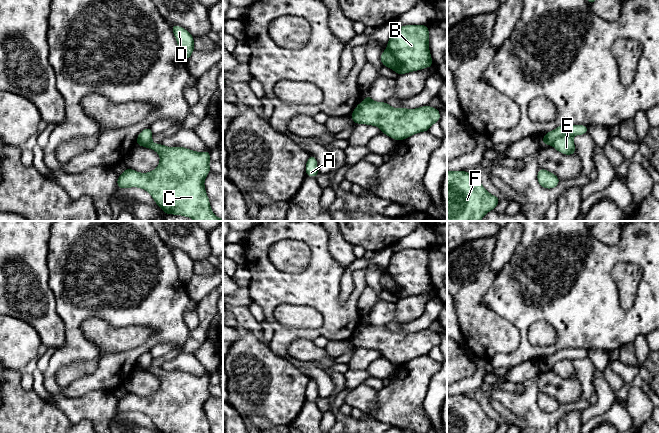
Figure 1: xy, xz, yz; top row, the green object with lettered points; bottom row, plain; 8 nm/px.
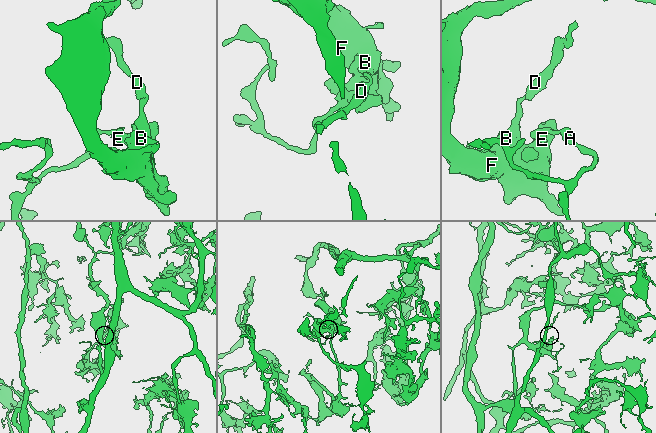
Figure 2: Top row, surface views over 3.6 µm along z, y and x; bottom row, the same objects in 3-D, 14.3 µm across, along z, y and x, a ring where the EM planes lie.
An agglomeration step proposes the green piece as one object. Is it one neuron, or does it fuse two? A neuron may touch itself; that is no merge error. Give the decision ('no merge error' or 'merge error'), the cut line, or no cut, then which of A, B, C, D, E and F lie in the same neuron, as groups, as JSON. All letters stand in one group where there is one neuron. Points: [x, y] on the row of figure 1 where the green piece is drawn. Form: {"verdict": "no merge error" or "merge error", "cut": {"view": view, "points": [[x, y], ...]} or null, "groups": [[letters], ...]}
{"verdict": "merge error", "cut": {"view": "yz", "points": [[571, 136], [559, 136], [551, 144]]}, "groups": [["A"], ["B", "C", "D", "E", "F"]]}

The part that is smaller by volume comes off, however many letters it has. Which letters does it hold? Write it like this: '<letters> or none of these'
A

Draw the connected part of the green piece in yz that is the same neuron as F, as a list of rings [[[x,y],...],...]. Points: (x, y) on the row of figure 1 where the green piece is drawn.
[[[447,171],[447,221],[480,221],[496,208],[500,199],[490,194],[480,180],[467,171]]]

